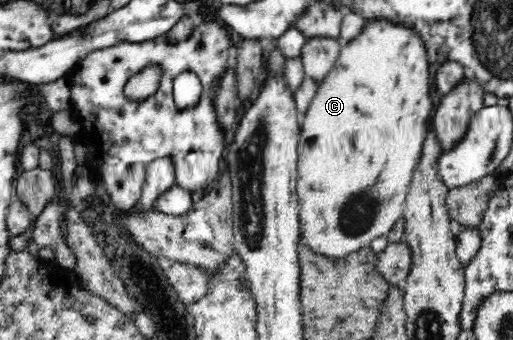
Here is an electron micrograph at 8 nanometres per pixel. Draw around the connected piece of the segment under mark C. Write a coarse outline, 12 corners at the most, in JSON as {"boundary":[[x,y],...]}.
{"boundary":[[366,19],[298,142],[301,236],[341,258],[403,216],[430,115],[414,27]]}

